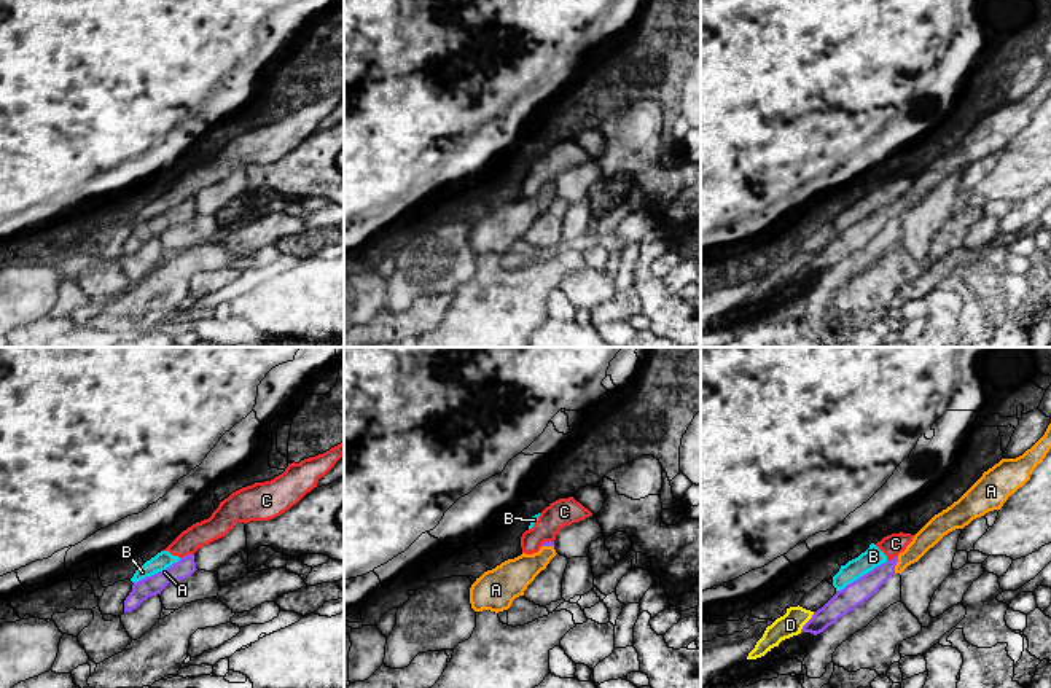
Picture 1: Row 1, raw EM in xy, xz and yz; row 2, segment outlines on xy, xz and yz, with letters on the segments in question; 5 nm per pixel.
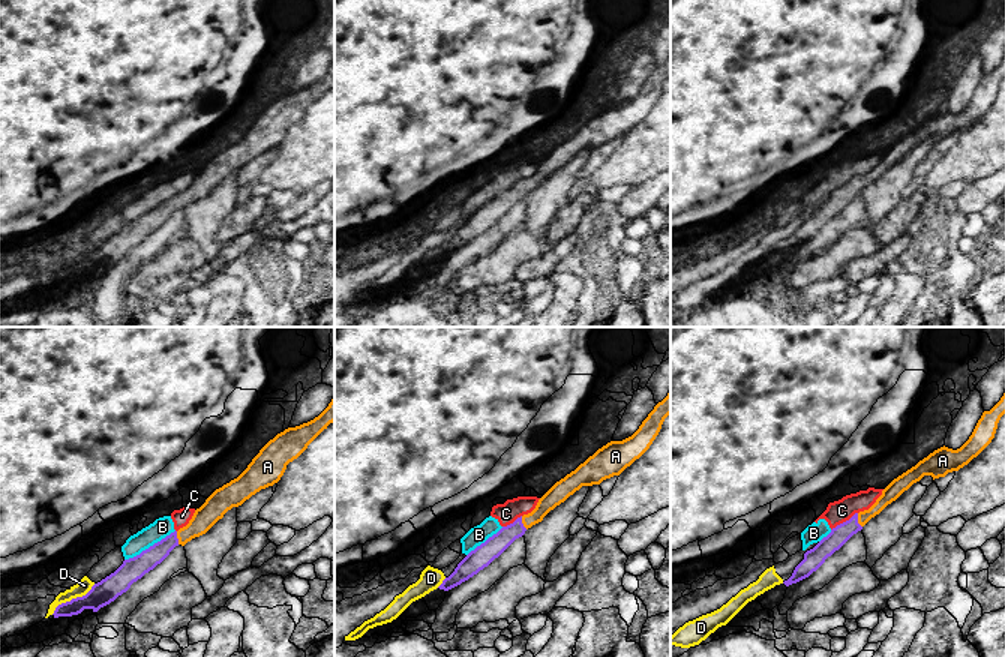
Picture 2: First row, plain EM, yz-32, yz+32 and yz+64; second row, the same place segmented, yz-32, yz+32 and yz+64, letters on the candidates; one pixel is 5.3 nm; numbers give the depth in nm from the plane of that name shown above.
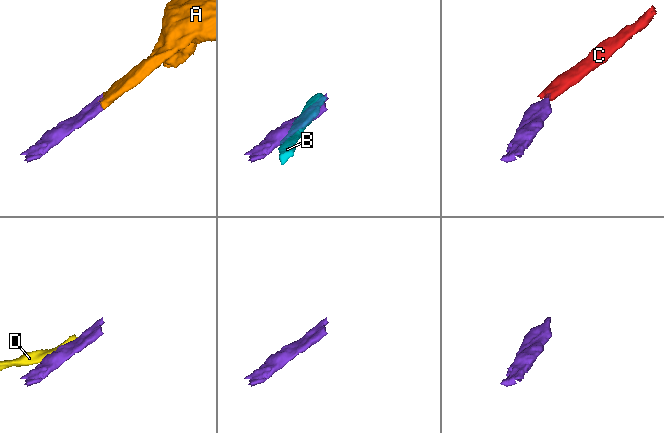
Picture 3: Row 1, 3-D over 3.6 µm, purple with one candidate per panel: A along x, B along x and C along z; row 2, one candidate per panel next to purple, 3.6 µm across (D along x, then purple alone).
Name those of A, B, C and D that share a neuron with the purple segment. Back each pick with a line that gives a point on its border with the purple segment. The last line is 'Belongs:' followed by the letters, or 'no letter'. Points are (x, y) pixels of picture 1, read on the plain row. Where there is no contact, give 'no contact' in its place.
A: meets purple in yz at (895, 207)
Belongs: A

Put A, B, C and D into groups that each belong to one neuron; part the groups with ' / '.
A / B C / D

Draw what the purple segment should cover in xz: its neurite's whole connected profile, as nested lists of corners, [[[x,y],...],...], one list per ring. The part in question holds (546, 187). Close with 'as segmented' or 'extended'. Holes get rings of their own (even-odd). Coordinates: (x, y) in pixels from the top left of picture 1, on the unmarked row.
[[[545,185],[538,196],[522,196],[484,215],[470,231],[471,252],[495,256],[508,253],[556,197],[554,186]]]; extended

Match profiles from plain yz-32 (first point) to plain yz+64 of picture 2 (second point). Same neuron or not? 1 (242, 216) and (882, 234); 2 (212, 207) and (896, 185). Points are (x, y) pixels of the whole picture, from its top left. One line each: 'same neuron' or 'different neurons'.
1: same neuron
2: same neuron

